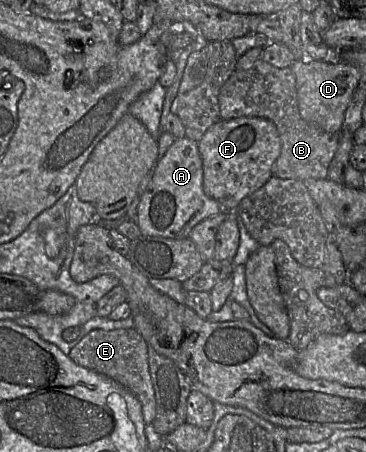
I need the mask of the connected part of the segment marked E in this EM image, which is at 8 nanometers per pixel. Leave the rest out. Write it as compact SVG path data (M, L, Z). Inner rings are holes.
M135 328L92 330L71 349L68 356L76 364L106 375L128 389L141 403L145 424L153 424L156 400L149 372L148 344Z

